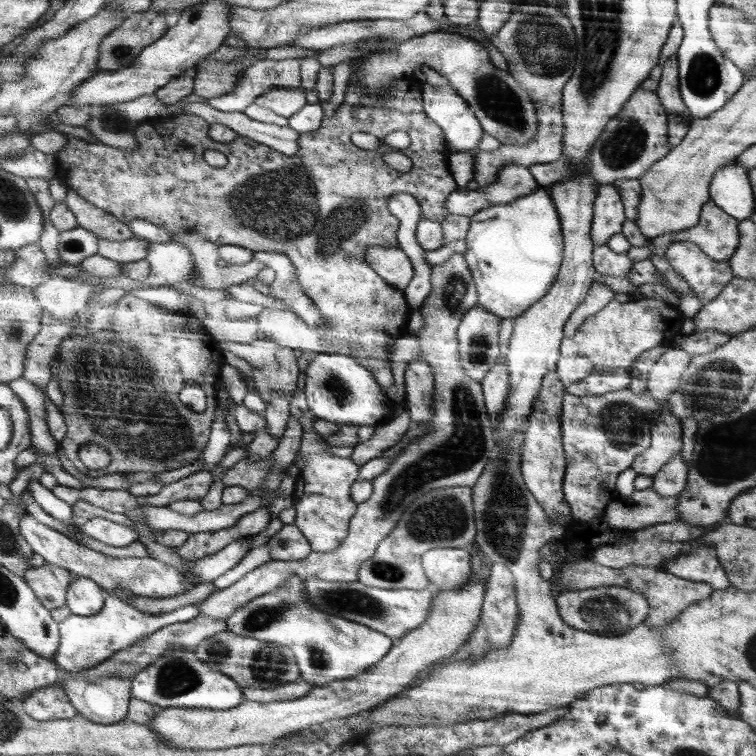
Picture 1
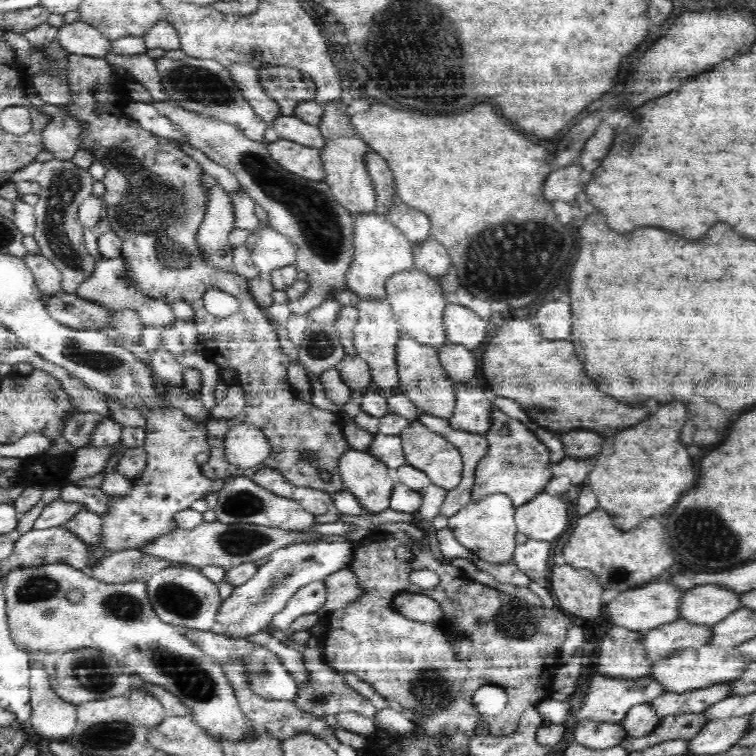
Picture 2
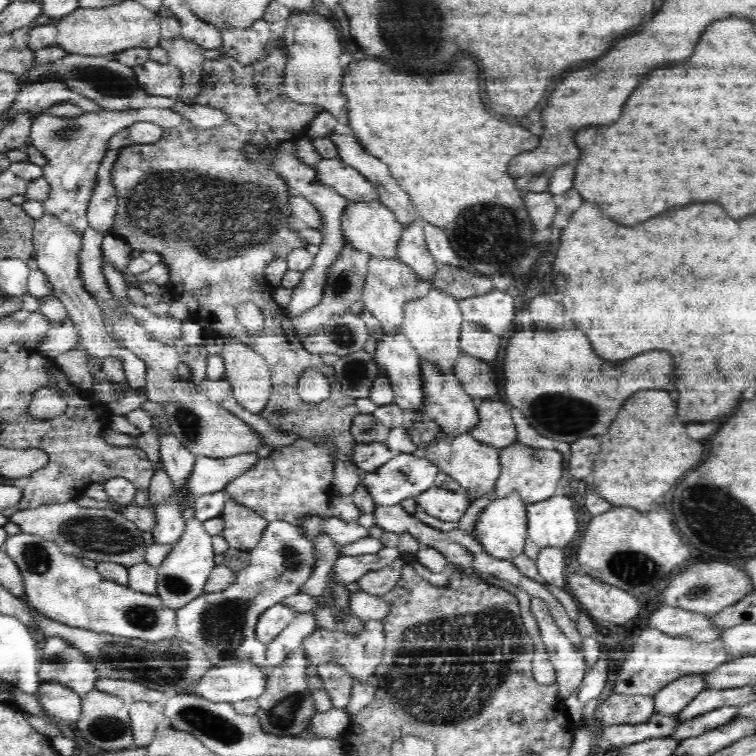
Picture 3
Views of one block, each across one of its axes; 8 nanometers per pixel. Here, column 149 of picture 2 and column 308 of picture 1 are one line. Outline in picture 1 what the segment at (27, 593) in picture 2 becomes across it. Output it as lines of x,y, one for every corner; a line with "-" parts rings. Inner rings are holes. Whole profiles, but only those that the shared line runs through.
291,576
283,588
254,598
236,610
227,619
226,632
290,647
300,670
304,670
304,680
310,684
358,676
376,666
394,647
391,636
315,608
307,600
304,580
299,576

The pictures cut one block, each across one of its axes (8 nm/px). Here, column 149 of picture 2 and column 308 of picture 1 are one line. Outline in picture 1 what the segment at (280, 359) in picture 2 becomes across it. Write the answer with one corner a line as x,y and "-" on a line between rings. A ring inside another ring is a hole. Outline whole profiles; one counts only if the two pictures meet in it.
414,76
400,77
390,89
386,89
382,99
376,99
358,83
358,79
352,79
346,87
342,105
331,118
324,118
320,127
313,132
299,134
298,151
293,156
281,154
247,137
238,136
228,144
214,142
208,135
211,124
199,115
188,113
156,117
143,122
133,130
137,143
135,152
117,150
108,144
92,143
72,135
71,142
56,155
60,162
58,178
69,185
68,188
71,187
87,201
112,213
124,224
130,224
134,218
142,218
176,232
208,230
210,236
206,238
217,246
232,244
248,248
254,253
278,252
288,256
296,267
296,279
302,291
312,299
318,312
322,312
320,316
326,320
326,330
317,330
318,336
328,346
335,346
336,340
354,344
356,351
348,351
348,355
366,364
384,392
389,392
394,376
388,354
393,342
409,332
412,312
408,308
404,290
388,283
367,263
366,252
375,247
399,248
396,239
399,220
386,207
386,200
390,196
399,193
414,196
420,203
422,218
441,223
448,216
447,198
459,188
446,163
452,152
442,139
439,124
434,123
423,110
422,85
-
358,106
373,110
367,122
360,122
352,116
354,108
-
397,130
403,130
410,136
408,148
399,150
382,143
388,134
-
356,132
374,135
380,139
380,146
376,150
362,150
356,146
356,142
352,142
352,134
-
206,150
216,150
226,155
226,166
212,168
208,165
203,158
-
394,152
408,159
409,170
397,170
386,164
384,156

